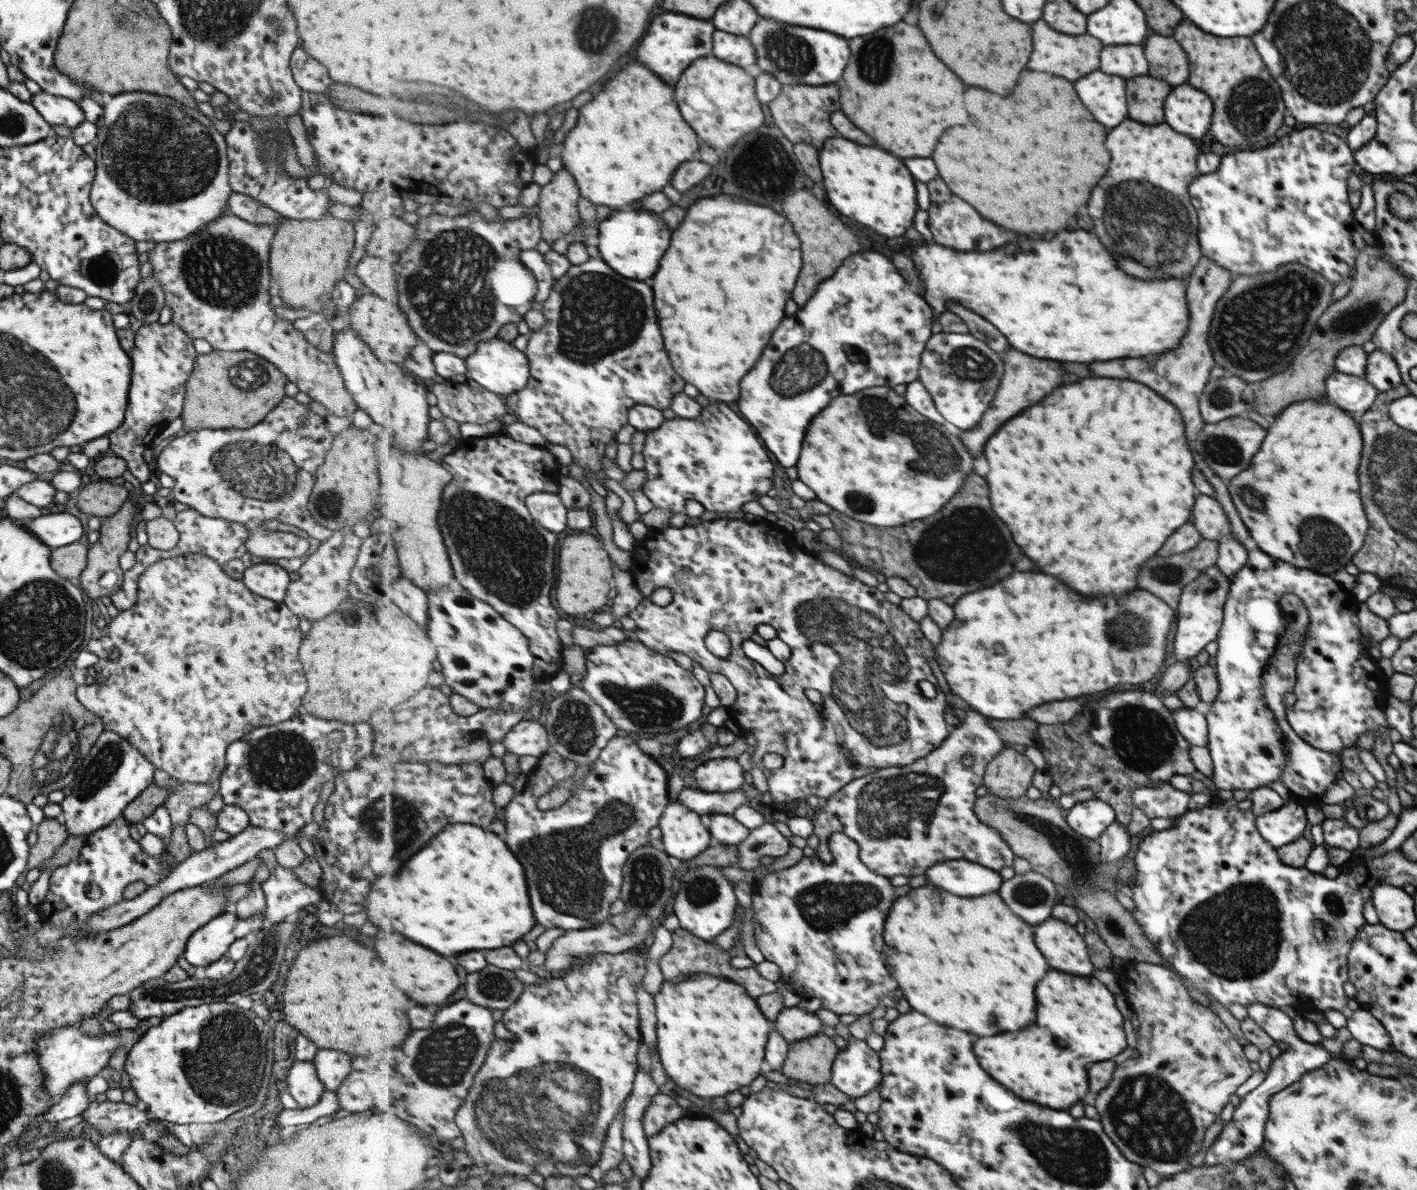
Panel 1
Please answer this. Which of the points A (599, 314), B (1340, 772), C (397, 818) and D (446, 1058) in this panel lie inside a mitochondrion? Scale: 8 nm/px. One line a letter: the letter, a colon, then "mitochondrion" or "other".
A: mitochondrion
B: other
C: mitochondrion
D: mitochondrion

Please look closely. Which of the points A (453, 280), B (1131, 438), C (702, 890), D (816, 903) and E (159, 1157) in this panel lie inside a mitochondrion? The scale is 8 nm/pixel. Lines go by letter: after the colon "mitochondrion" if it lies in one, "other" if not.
A: mitochondrion
B: other
C: mitochondrion
D: mitochondrion
E: other

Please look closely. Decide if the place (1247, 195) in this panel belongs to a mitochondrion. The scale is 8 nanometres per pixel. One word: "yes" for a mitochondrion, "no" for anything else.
no

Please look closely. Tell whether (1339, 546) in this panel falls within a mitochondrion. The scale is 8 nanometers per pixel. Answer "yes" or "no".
yes

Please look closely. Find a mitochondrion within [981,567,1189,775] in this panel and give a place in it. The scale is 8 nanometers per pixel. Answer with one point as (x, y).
(1126, 629)

